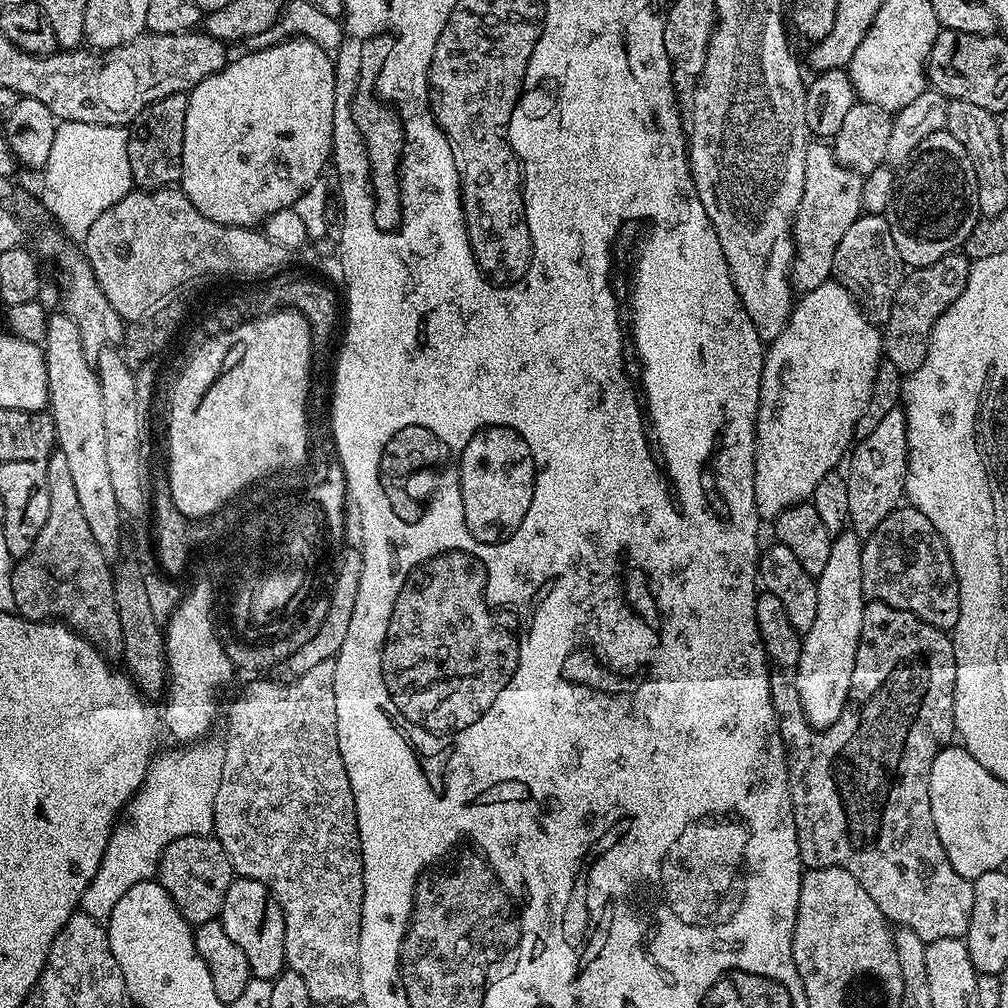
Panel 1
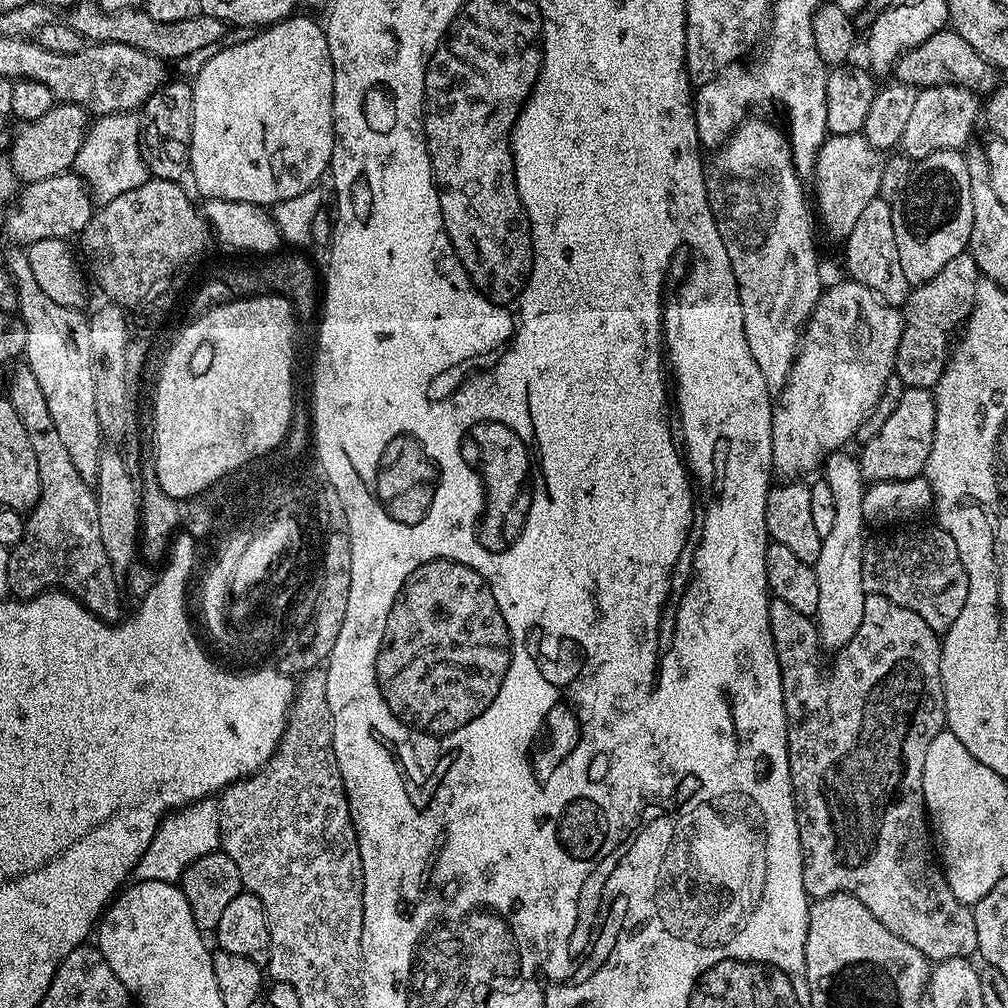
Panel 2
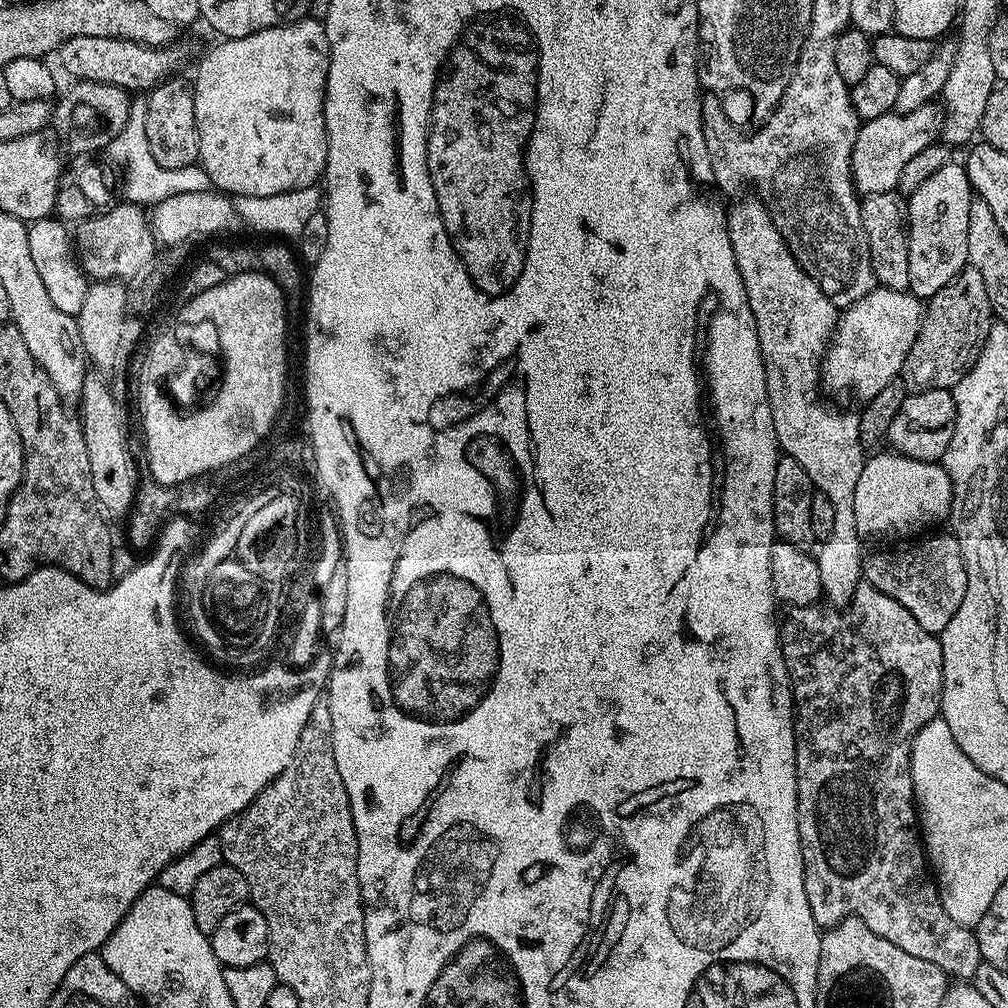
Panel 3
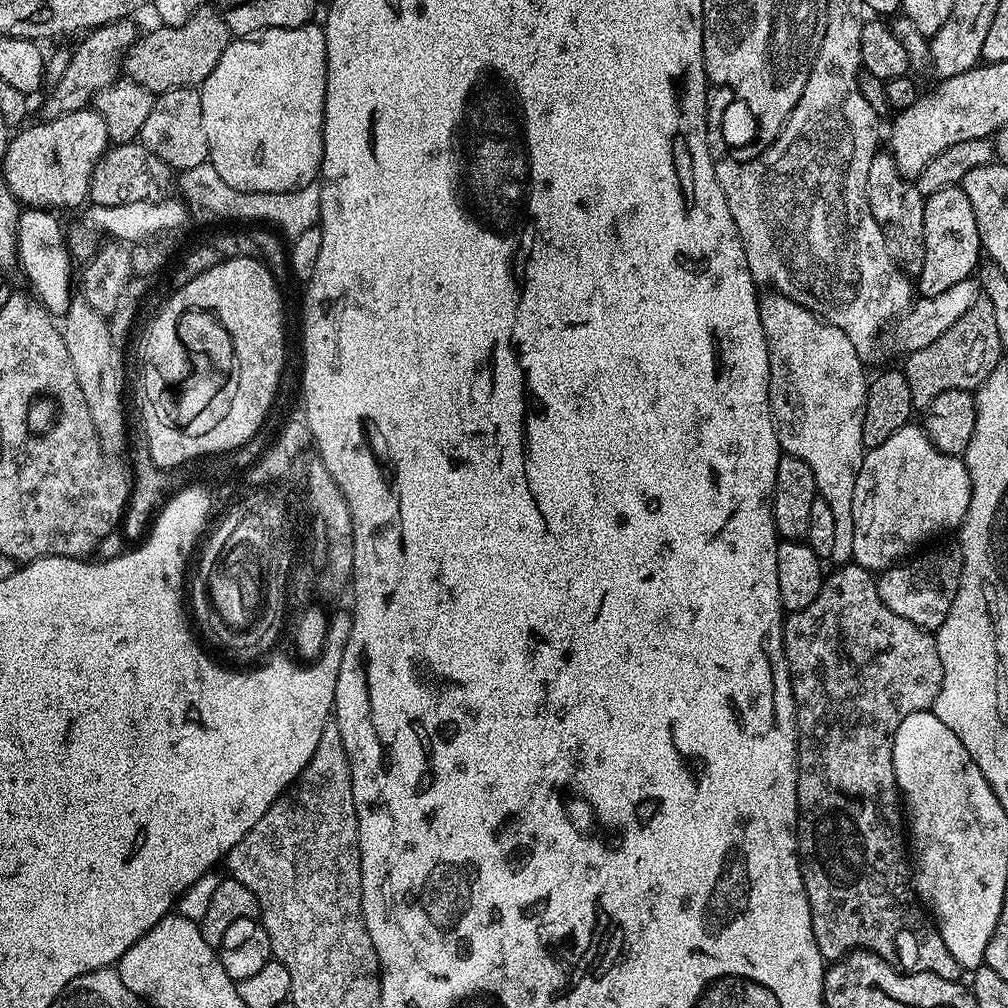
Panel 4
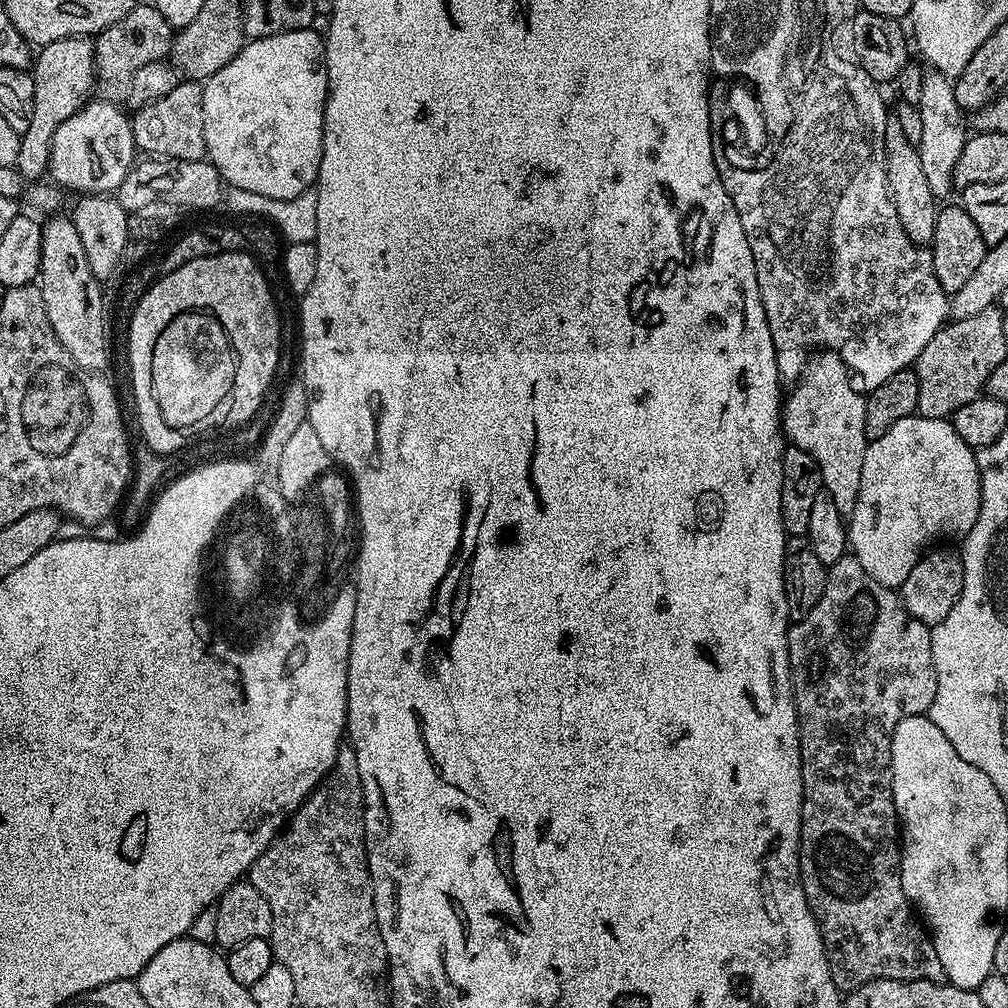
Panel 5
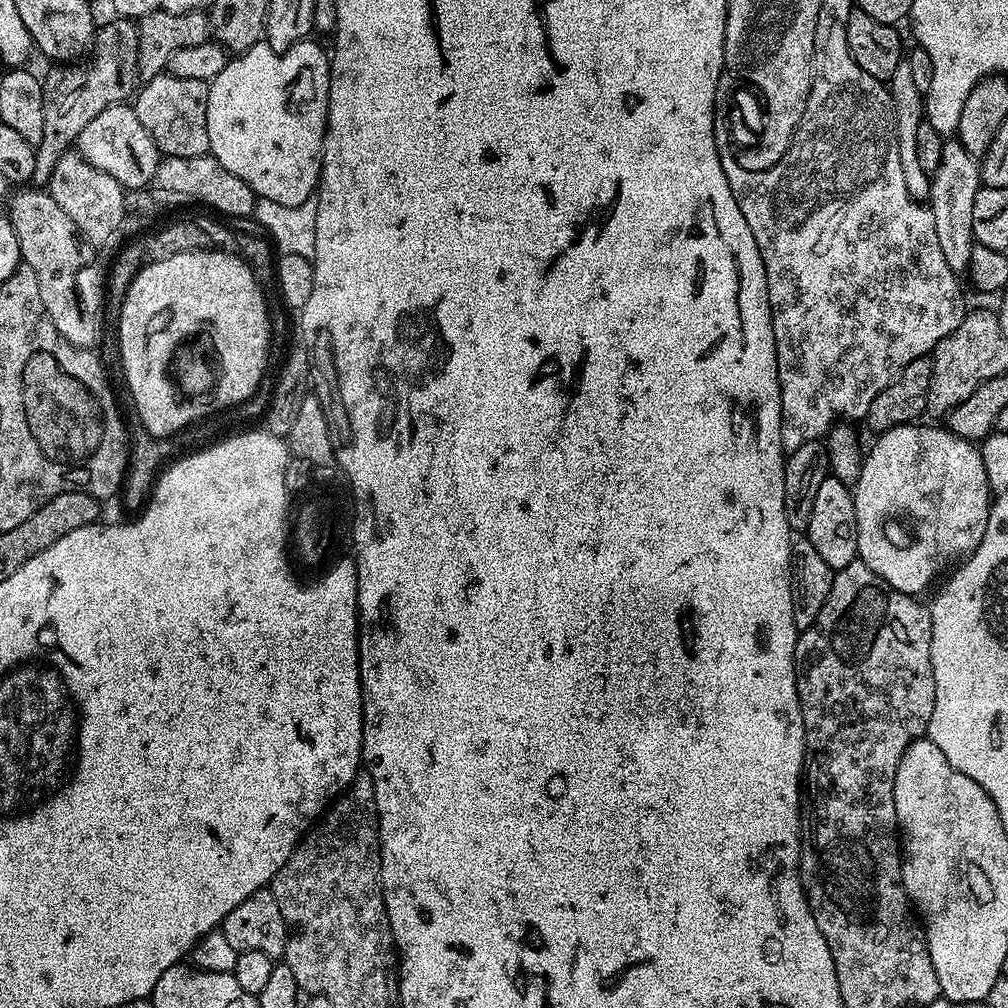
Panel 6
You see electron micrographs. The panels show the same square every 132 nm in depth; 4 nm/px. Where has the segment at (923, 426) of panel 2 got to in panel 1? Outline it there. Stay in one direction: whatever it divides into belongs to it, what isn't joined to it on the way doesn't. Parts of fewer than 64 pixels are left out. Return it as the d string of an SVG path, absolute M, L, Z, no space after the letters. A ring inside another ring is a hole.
M898 406L890 410L867 438L856 440L847 464L848 524L851 531L867 534L897 508L904 496L904 479L908 473L908 417L905 409Z

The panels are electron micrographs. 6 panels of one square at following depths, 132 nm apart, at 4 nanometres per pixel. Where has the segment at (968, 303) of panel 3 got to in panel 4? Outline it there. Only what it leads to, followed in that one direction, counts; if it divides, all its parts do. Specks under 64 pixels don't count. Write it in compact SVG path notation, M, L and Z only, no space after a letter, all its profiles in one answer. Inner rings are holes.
M981 295L942 334L942 338L934 338L930 346L922 346L922 350L911 353L907 357L908 361L902 365L902 371L906 382L910 382L910 398L913 409L923 410L938 398L938 394L946 394L946 390L962 390L967 392L975 390L984 382L984 377L990 375L996 365L1001 363L1002 349L1000 339L996 333L996 323L994 322L994 306L990 306L987 296Z

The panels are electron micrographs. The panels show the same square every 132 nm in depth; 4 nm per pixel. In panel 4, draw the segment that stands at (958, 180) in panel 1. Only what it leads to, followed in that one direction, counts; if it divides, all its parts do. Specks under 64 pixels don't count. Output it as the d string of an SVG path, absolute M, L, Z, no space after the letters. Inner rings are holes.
M951 184L926 197L924 245L926 262L922 262L918 277L921 297L942 294L950 290L950 286L969 279L977 271L982 260L978 222L974 222L974 206L970 206L970 198L966 198L963 187Z

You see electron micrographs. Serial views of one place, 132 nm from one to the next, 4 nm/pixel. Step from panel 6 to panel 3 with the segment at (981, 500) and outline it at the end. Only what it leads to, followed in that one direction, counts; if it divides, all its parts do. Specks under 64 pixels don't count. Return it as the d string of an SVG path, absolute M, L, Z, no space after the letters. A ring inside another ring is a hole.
M895 450L869 455L854 490L854 522L858 522L861 538L873 536L884 540L887 536L916 538L935 524L949 519L952 511L952 483L943 463L915 460Z

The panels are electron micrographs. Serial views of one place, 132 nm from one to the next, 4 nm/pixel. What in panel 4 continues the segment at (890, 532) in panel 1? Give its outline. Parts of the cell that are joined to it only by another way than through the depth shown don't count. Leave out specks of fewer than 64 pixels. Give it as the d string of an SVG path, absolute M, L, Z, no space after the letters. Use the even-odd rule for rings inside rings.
M959 546L924 551L917 551L911 558L885 568L876 576L876 589L882 602L886 602L898 618L906 618L906 622L914 622L919 628L935 630L946 622L946 614L950 614L950 606L954 606L964 573L964 559Z

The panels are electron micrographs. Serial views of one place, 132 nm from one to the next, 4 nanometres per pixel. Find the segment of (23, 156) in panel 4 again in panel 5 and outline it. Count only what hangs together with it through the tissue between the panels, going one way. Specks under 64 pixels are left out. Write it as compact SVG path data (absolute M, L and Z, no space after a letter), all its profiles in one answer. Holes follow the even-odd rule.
M96 98L58 126L52 139L48 172L61 189L75 194L112 194L120 189L138 156L132 121L124 112L123 107Z

